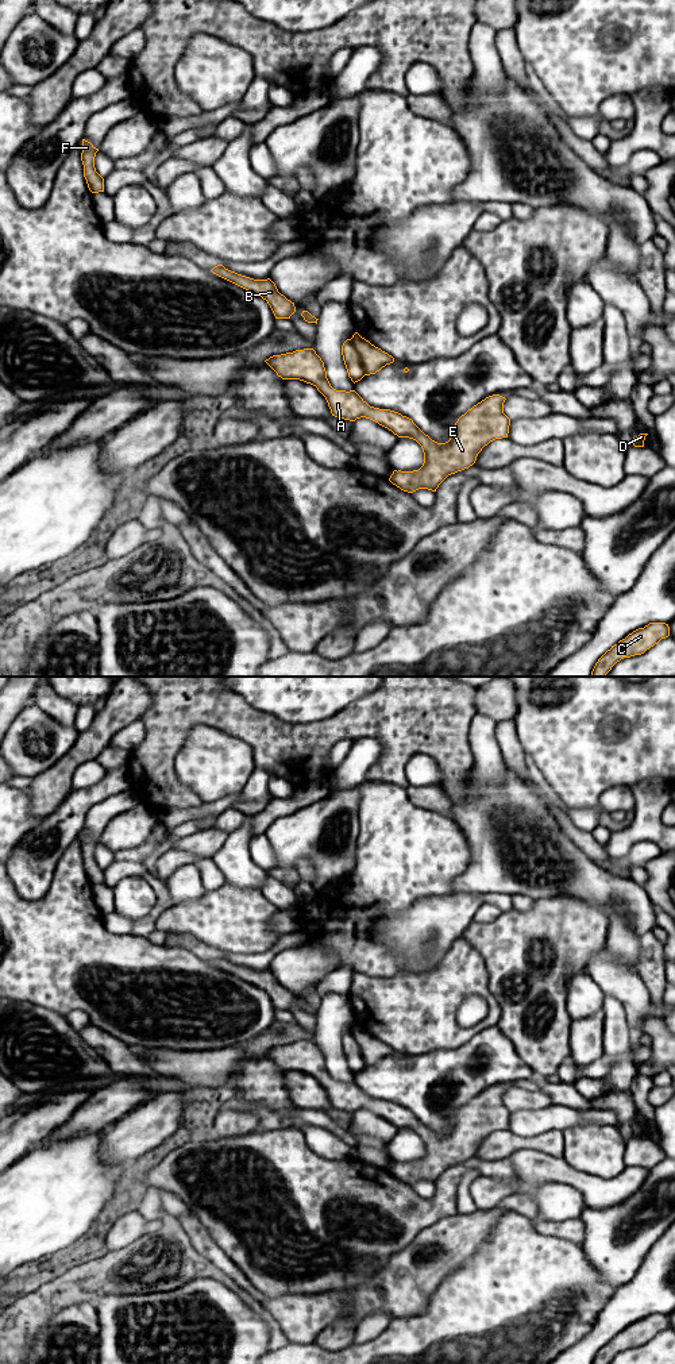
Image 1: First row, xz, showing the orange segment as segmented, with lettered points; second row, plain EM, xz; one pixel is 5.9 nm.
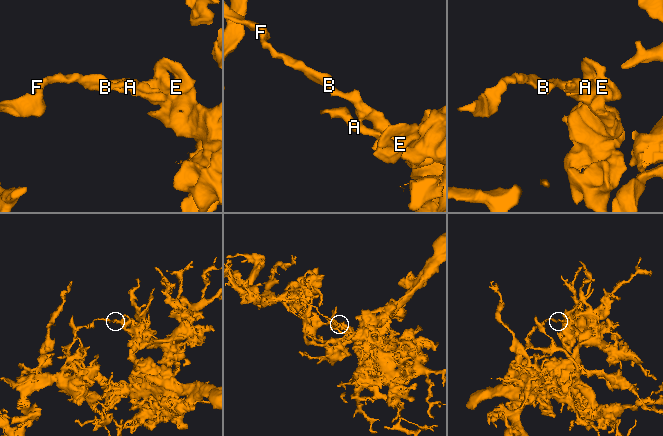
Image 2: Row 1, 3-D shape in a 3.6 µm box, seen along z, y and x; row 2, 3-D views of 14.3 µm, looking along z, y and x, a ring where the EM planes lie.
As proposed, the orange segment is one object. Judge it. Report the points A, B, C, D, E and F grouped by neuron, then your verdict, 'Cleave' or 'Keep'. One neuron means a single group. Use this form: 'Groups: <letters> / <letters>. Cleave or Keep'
Groups: A C D E / B F. Cleave

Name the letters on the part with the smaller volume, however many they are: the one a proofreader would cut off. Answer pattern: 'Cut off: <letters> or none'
Cut off: B, F

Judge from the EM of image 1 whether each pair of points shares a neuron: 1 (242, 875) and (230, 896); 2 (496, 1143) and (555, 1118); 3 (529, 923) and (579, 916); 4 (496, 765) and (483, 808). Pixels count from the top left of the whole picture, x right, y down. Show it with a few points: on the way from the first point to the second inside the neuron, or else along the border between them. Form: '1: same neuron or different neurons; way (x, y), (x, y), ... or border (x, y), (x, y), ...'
1: different neurons; border (226, 882), (234, 886), (253, 887), (259, 892)
2: different neurons; border (508, 1128), (523, 1136), (537, 1136), (547, 1132)
3: same neuron; way (542, 923), (567, 923)
4: different neurons; border (505, 767), (501, 786), (482, 793), (470, 786)

